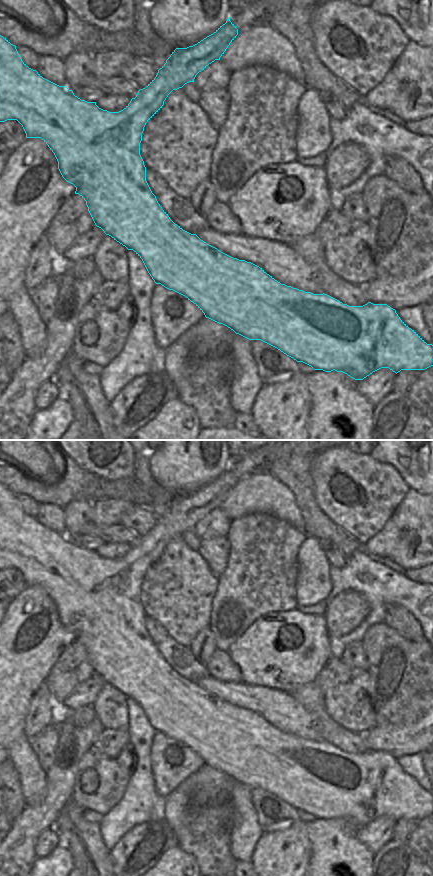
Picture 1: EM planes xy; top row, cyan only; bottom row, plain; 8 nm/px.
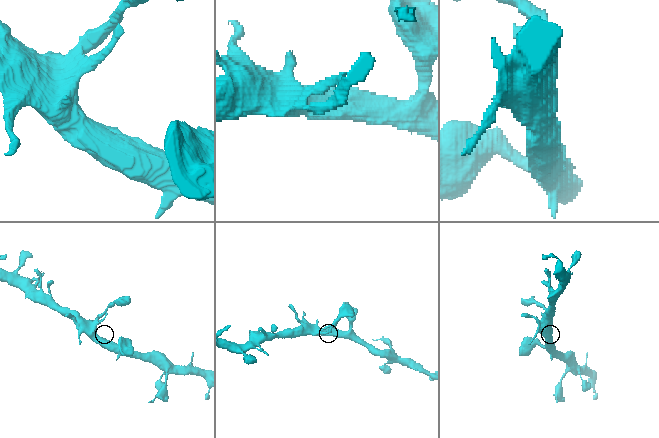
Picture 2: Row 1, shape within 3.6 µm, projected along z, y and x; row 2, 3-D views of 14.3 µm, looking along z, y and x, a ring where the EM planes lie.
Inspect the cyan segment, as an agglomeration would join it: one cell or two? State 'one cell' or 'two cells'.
one cell

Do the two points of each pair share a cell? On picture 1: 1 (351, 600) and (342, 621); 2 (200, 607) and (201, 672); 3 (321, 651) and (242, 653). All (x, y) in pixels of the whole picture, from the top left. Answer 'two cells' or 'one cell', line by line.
1: one cell
2: two cells
3: one cell

